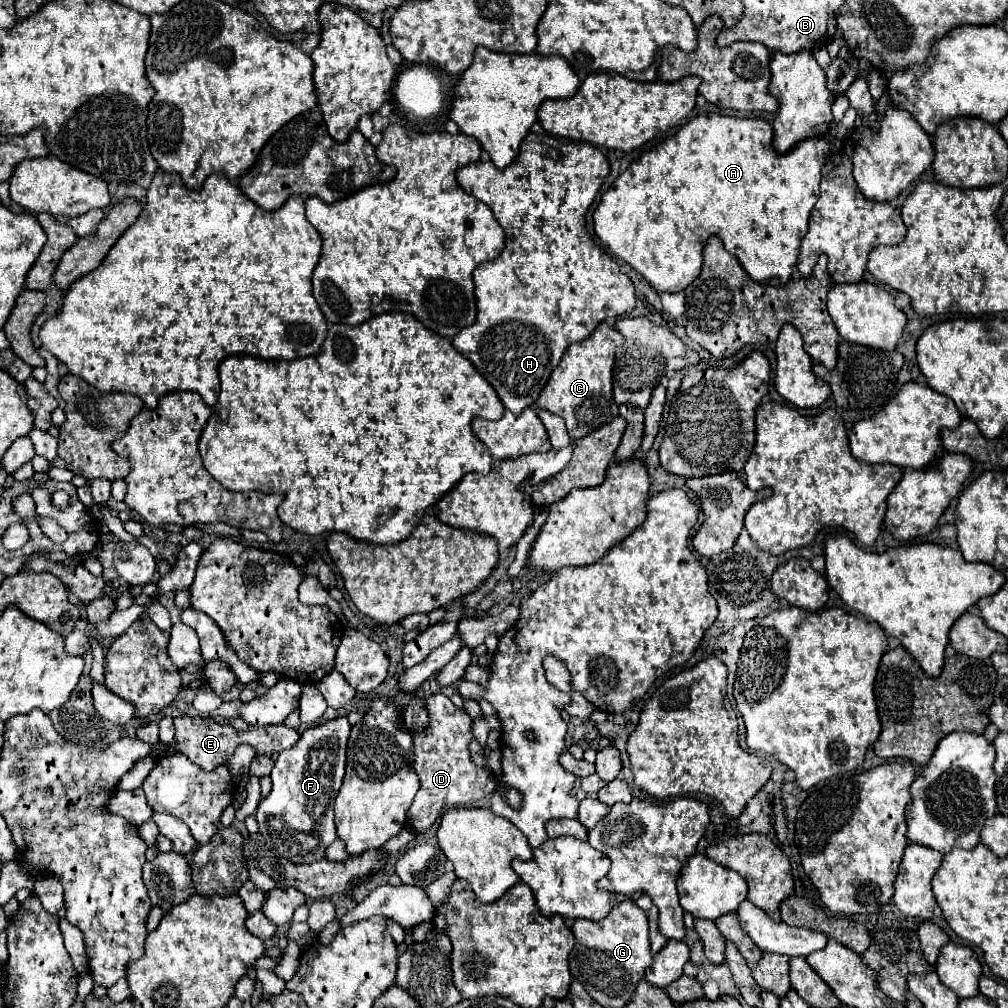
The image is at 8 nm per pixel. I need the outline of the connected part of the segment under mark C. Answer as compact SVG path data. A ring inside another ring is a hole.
M602 321L588 339L574 343L566 349L558 367L552 371L546 387L536 399L534 407L560 415L566 421L570 437L574 439L580 439L590 431L602 427L604 423L616 419L618 405L612 399L612 365L614 365L614 351L622 343L624 337L606 321Z

